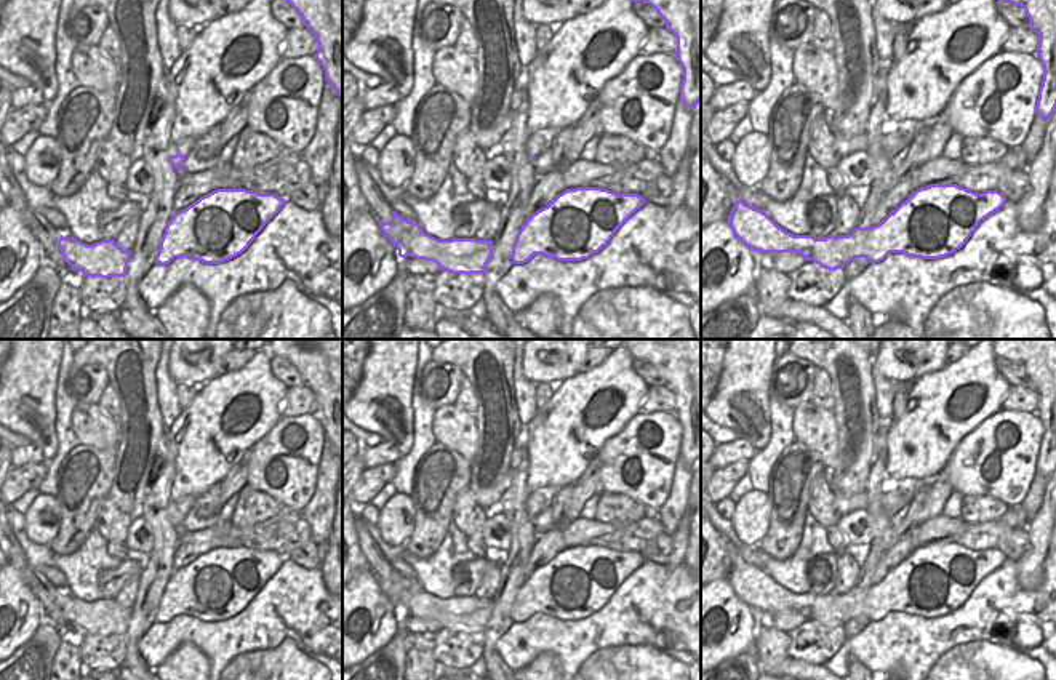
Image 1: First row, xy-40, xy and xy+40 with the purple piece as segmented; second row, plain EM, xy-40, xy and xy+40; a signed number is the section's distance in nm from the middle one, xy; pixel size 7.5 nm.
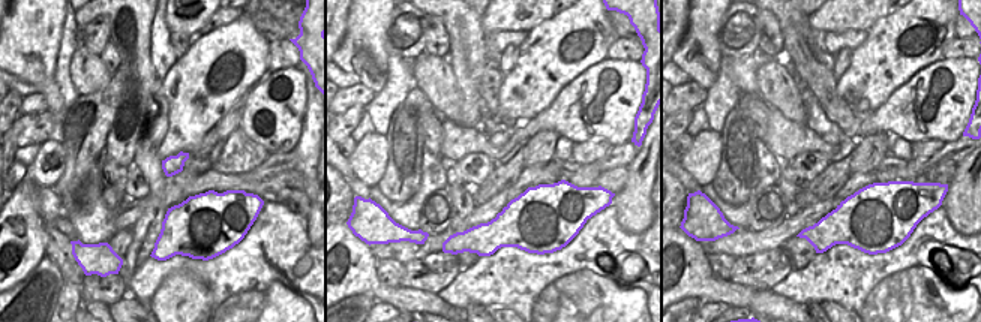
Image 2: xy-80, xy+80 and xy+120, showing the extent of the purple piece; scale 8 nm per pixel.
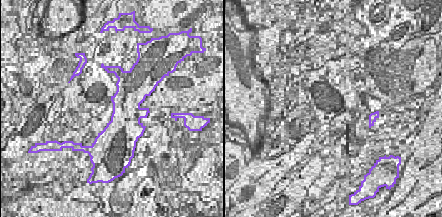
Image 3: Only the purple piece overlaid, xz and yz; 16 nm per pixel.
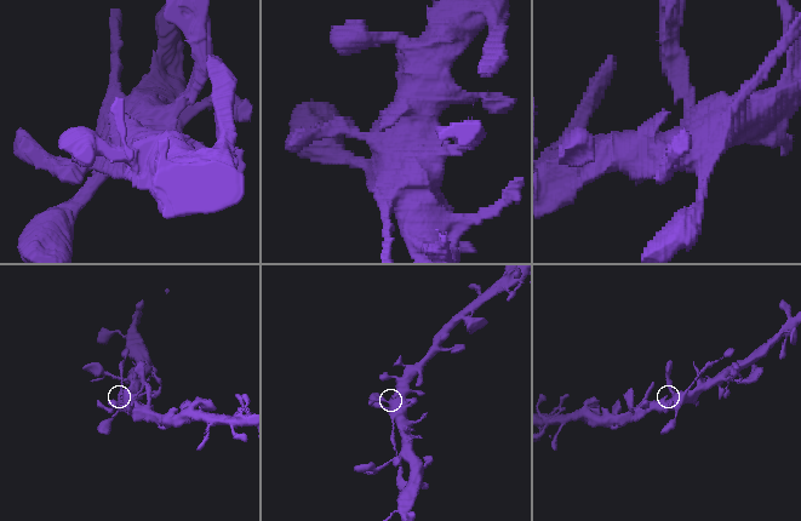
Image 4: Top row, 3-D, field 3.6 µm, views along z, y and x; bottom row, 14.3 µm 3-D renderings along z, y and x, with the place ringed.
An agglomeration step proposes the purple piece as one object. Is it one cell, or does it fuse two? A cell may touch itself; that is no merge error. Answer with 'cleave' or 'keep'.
keep

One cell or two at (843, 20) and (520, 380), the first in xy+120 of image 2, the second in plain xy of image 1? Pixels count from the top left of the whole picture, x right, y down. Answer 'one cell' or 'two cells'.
two cells

